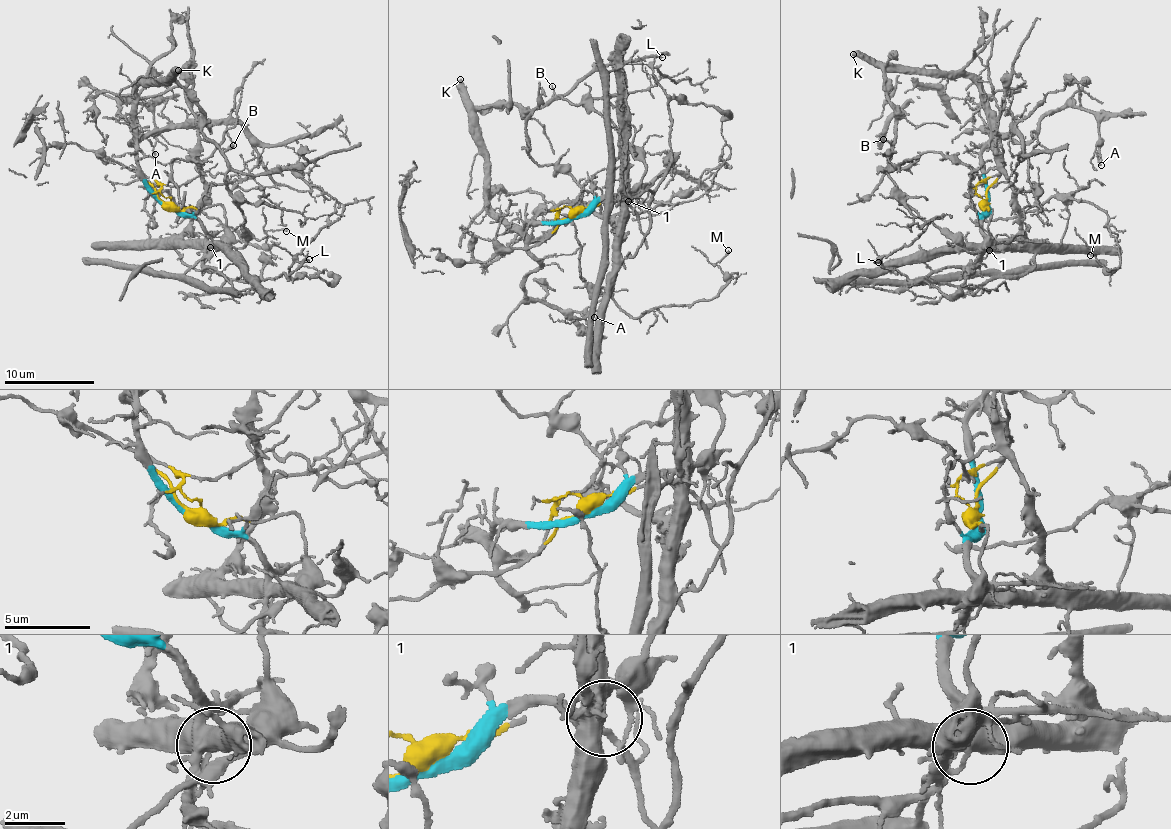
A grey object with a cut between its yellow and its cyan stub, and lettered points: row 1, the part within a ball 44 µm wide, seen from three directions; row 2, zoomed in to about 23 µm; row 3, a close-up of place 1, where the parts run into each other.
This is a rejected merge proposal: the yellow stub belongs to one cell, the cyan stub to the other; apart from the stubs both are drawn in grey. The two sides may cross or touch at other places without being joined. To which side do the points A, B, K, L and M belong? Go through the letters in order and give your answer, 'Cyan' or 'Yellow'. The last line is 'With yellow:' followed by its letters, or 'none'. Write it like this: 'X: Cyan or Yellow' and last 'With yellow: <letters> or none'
A: Cyan
B: Cyan
K: Cyan
L: Yellow
M: Yellow
With yellow: L, M

